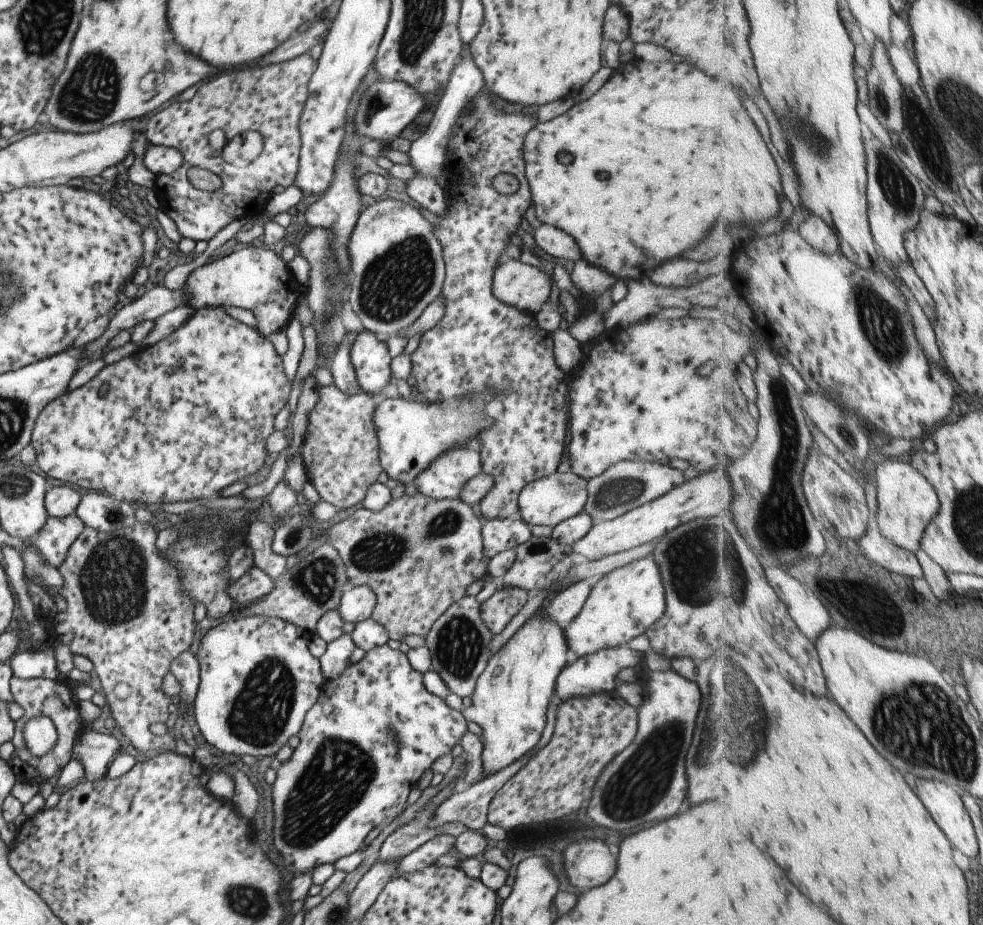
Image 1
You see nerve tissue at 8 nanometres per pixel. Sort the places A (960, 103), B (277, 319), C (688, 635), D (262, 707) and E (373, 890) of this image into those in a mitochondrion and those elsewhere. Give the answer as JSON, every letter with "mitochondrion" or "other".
{"A":"mitochondrion","B":"other","C":"other","D":"mitochondrion","E":"other"}

